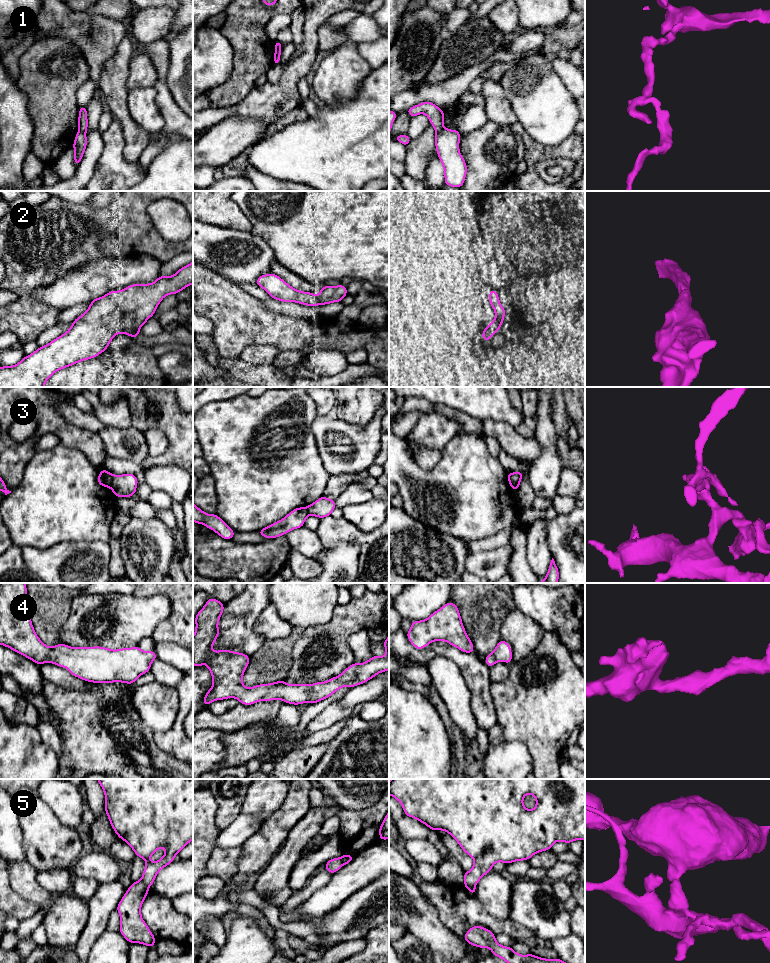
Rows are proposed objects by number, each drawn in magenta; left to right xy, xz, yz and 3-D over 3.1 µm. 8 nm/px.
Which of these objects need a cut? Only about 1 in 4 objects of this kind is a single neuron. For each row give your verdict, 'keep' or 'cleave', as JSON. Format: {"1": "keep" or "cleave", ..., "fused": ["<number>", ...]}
{"1": "cleave", "2": "keep", "3": "cleave", "4": "keep", "5": "cleave", "fused": ["1", "3", "5"]}

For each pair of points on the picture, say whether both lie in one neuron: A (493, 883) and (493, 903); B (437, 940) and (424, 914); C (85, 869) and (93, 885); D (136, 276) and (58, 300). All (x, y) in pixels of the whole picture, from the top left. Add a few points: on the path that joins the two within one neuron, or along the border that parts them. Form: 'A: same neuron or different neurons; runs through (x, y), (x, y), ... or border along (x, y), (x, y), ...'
A: same neuron; runs through (493, 888), (493, 898)
B: same neuron; runs through (435, 934), (424, 923), (424, 920)
C: different neurons; border along (74, 876), (95, 879), (100, 883)
D: same neuron; runs through (117, 276), (100, 276), (77, 286)

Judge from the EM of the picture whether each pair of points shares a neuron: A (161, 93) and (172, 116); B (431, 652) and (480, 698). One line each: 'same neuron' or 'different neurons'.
A: same neuron
B: same neuron

